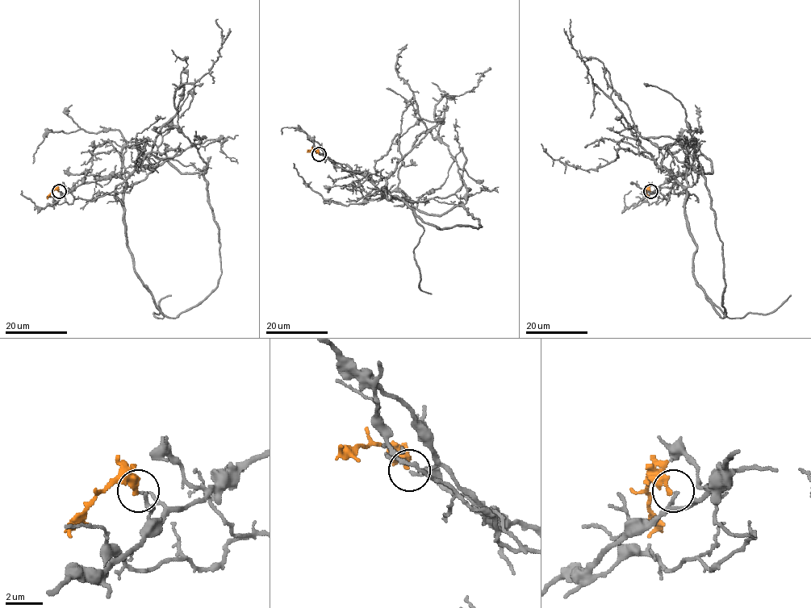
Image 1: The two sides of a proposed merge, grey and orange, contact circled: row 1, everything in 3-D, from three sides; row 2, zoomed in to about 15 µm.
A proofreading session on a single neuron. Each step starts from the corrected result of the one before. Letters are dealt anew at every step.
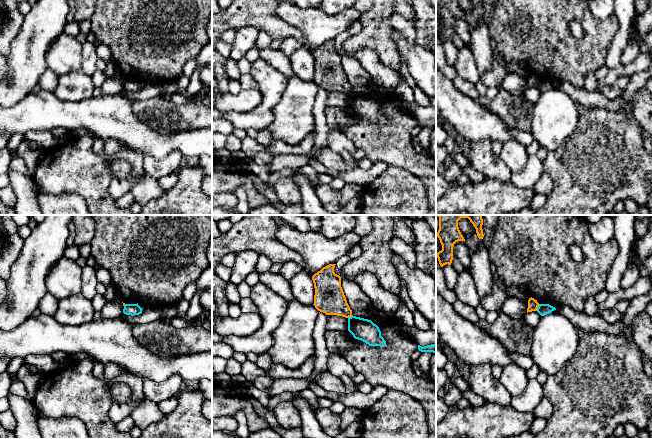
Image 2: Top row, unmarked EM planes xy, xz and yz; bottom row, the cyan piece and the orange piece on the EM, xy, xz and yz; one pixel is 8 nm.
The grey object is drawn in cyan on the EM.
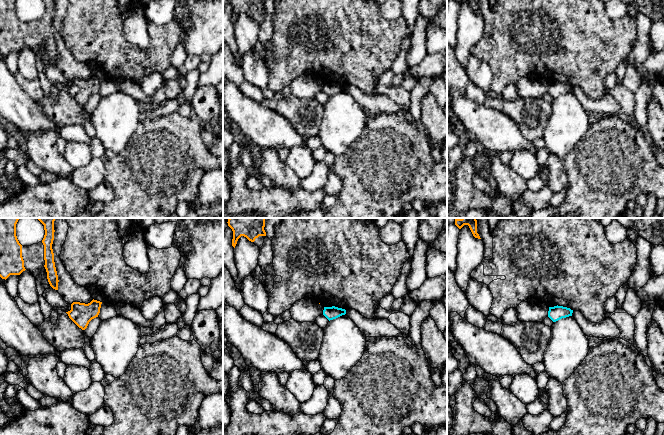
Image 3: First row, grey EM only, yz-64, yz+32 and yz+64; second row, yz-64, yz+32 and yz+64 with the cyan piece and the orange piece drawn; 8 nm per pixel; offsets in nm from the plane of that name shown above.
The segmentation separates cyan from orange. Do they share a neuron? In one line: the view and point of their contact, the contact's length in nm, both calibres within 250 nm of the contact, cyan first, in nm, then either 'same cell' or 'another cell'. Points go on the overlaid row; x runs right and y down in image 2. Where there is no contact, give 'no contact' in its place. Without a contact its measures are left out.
yz (538, 307) | 60 nm | 100/80 nm | another cell

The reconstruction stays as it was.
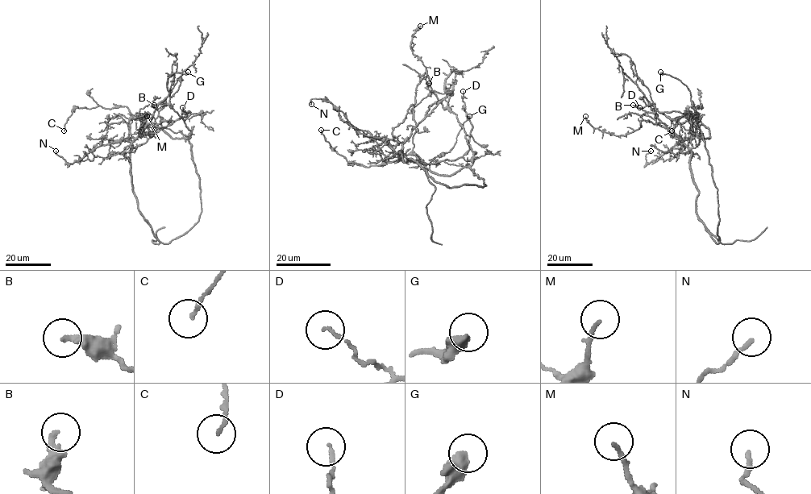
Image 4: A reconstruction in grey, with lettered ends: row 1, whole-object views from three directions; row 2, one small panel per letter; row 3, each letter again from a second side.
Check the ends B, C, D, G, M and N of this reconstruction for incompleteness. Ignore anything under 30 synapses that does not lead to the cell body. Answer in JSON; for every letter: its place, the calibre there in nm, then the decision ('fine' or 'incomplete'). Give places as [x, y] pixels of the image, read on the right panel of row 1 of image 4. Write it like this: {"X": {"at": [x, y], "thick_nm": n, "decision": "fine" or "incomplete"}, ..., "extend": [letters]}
{"B": {"at": [633, 105], "thick_nm": 260, "decision": "fine"}, "C": {"at": [671, 130], "thick_nm": 130, "decision": "fine"}, "D": {"at": [639, 107], "thick_nm": 100, "decision": "fine"}, "G": {"at": [660, 72], "thick_nm": 480, "decision": "fine"}, "M": {"at": [585, 116], "thick_nm": 140, "decision": "fine"}, "N": {"at": [650, 151], "thick_nm": 140, "decision": "fine"}, "extend": []}

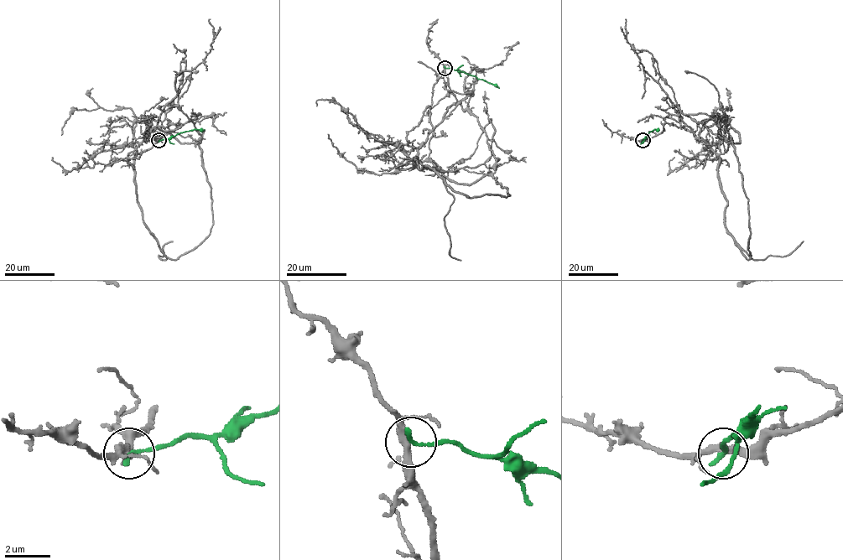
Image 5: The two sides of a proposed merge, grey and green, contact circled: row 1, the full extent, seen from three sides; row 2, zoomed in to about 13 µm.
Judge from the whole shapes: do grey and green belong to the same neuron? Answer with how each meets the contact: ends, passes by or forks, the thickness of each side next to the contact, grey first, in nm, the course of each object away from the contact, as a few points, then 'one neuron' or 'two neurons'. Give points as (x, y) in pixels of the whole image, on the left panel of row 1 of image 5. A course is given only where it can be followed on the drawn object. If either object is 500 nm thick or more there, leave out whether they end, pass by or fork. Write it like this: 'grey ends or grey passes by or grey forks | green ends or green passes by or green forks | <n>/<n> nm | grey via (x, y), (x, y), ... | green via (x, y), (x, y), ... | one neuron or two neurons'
grey passes by | green ends | 320/200 nm | grey via (159, 140), (180, 124), (155, 126), (137, 147), (135, 191), (162, 260), (172, 241) | green via (159, 140), (195, 129), (204, 130) | two neurons

